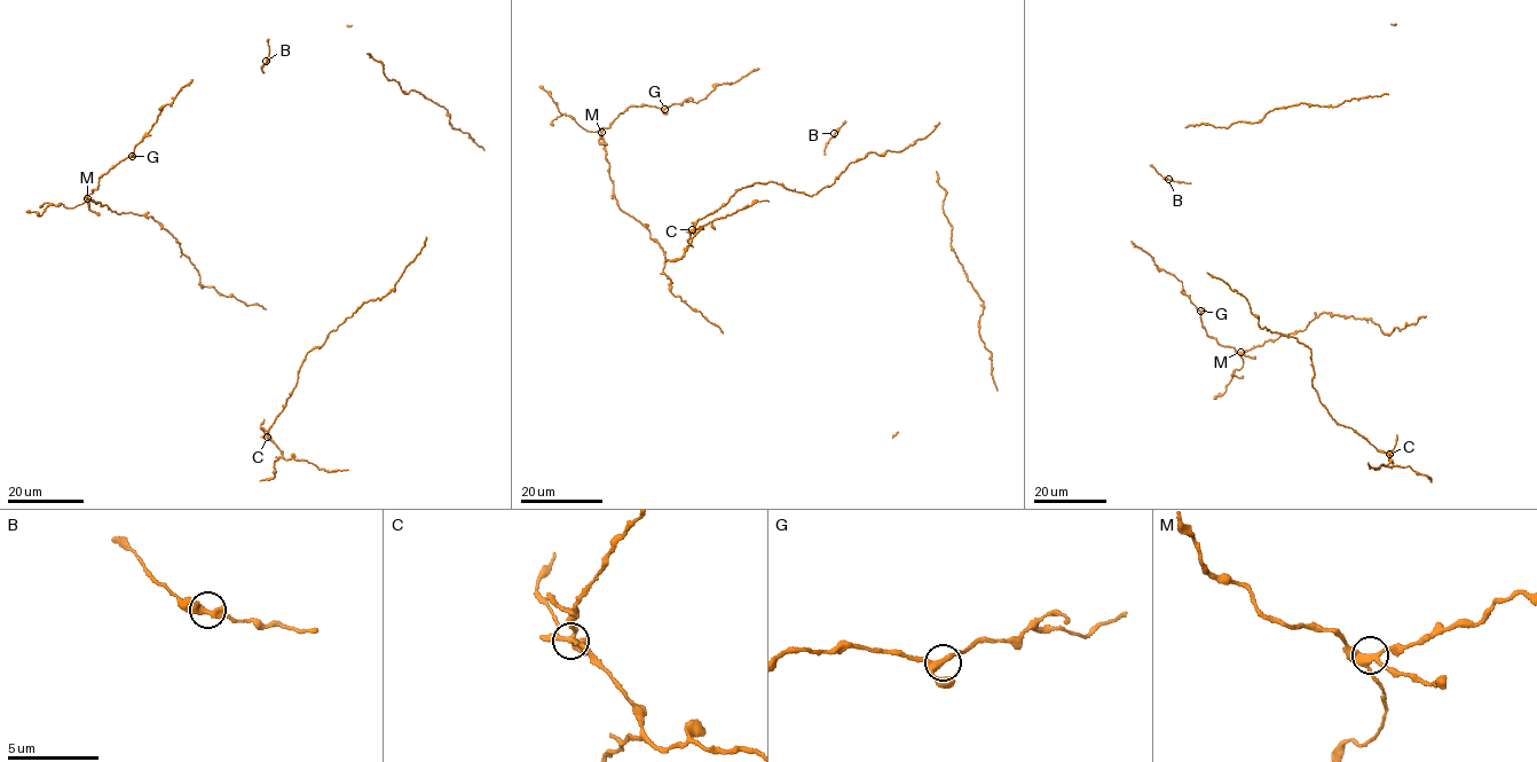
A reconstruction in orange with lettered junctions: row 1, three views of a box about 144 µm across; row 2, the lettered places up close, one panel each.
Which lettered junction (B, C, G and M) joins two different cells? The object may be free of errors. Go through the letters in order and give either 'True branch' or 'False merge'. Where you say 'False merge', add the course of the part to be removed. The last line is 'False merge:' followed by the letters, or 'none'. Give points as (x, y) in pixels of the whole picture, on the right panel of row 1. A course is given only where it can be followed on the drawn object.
B: True branch
C: False merge. Course of the part to remove: (1389, 454), (1392, 468), (1381, 463), (1374, 469), (1369, 462)
G: True branch
M: True branch
False merge: C

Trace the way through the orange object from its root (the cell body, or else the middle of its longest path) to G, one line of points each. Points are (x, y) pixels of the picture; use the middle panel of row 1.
G: (603, 130), (629, 107), (645, 104), (664, 109)

